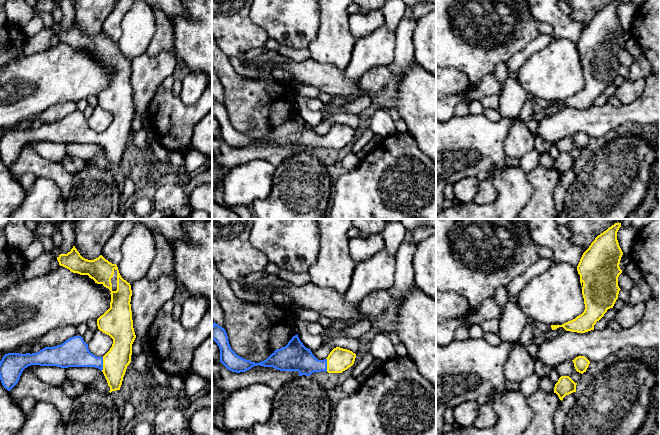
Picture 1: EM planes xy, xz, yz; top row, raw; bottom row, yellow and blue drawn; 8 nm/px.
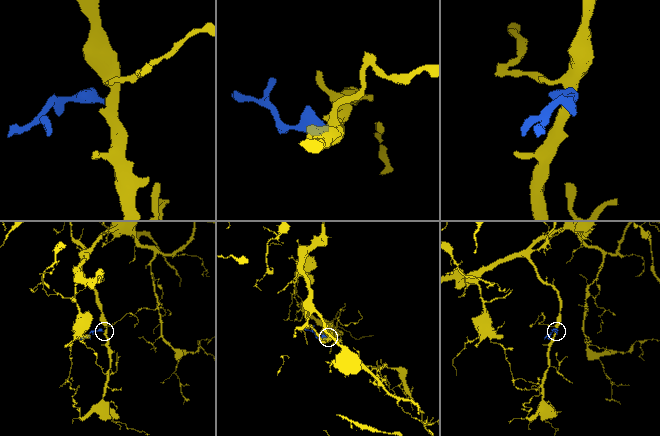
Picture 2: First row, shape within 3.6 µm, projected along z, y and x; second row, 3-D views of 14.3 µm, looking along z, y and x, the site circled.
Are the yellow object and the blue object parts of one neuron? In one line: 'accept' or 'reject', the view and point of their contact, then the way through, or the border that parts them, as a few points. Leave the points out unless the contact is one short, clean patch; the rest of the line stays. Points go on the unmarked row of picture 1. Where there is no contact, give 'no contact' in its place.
accept; contact xy (103, 140)

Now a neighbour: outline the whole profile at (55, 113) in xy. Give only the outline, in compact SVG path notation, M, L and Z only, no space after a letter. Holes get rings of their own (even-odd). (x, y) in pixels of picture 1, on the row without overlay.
M63 102L57 103L54 106L49 107L47 110L39 115L32 117L30 120L39 119L45 123L54 123L61 121L67 115L77 112L76 102Z

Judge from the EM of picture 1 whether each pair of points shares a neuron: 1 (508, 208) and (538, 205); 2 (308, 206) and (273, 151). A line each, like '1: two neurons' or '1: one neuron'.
1: two neurons
2: two neurons

